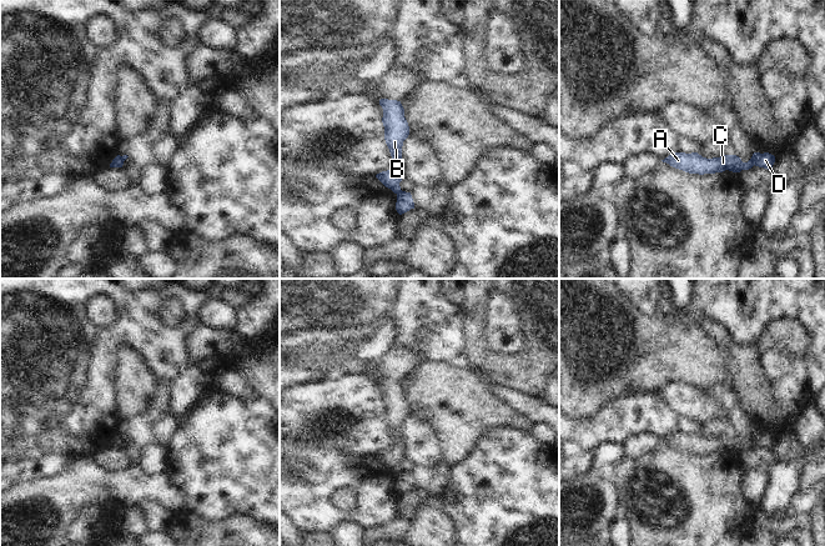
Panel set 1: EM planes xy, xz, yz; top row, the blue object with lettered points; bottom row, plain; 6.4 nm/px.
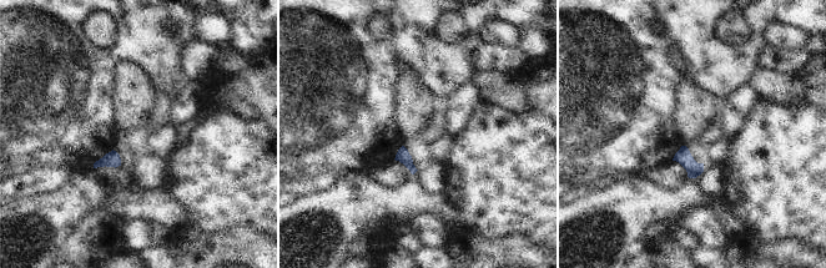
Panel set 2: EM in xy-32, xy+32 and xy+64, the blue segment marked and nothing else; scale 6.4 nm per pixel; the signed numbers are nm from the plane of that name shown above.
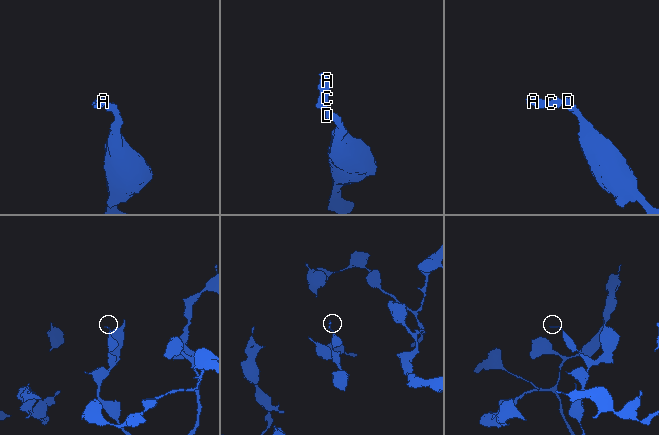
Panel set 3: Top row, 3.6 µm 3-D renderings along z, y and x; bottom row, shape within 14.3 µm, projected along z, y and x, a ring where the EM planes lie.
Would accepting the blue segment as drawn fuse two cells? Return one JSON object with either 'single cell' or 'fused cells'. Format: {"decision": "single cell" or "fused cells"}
{"decision": "fused cells"}

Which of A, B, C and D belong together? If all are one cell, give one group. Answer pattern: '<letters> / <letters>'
A B C / D

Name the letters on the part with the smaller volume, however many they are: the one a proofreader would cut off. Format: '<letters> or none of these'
A, B, C

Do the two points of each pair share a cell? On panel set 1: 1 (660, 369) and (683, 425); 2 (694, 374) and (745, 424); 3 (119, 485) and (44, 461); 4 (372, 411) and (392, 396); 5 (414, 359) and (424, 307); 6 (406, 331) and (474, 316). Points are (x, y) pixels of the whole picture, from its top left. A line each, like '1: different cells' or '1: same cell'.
1: different cells
2: different cells
3: different cells
4: different cells
5: different cells
6: different cells

